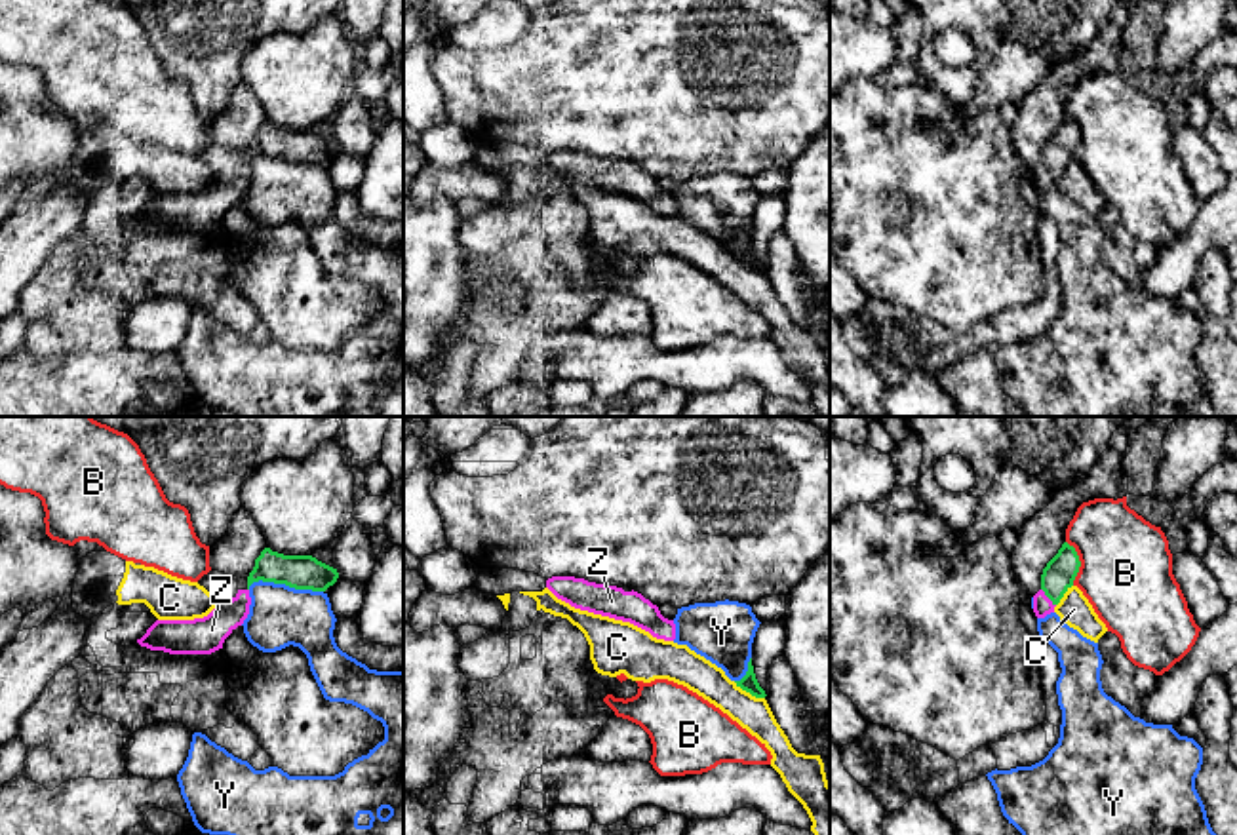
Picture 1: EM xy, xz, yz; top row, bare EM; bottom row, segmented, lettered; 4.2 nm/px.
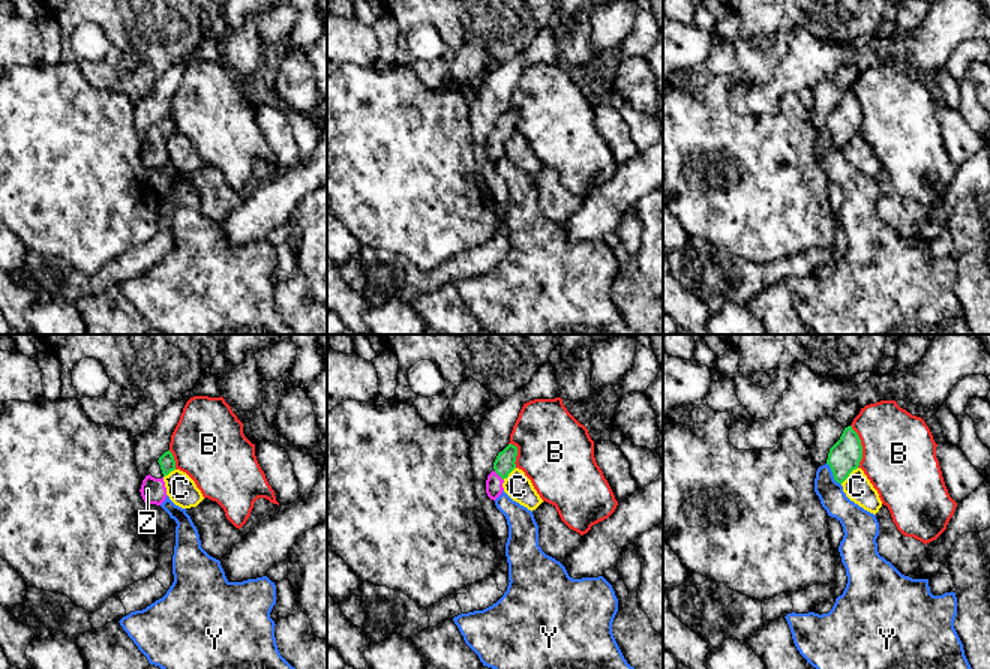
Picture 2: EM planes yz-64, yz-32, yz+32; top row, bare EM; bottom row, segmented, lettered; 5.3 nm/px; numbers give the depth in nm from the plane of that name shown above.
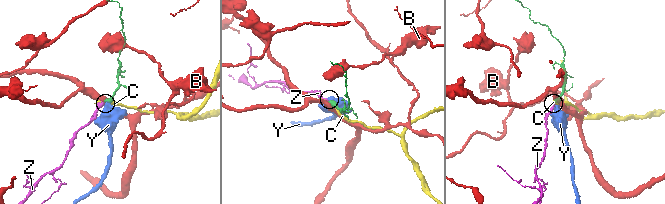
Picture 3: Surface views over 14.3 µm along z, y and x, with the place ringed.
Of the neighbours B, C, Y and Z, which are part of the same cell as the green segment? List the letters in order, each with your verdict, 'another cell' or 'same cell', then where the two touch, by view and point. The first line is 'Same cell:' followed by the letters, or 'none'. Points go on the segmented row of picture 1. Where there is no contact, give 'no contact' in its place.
Same cell: Z
B: another cell | yz (1079, 563)
C: another cell | xz (748, 691)
Y: another cell | xy (286, 584)
Z: same cell | yz (1047, 596)

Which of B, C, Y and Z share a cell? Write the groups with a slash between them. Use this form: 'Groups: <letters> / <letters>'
Groups: B / C / Y / Z

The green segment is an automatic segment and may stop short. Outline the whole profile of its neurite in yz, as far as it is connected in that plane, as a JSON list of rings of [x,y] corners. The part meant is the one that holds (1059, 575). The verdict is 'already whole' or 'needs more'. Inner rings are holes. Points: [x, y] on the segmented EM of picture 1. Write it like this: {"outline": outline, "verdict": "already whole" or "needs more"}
{"outline": [[[1062,544],[1041,574],[1041,590],[1033,595],[1033,612],[1045,618],[1054,612],[1064,593],[1073,586],[1081,561],[1073,546]]], "verdict": "needs more"}

